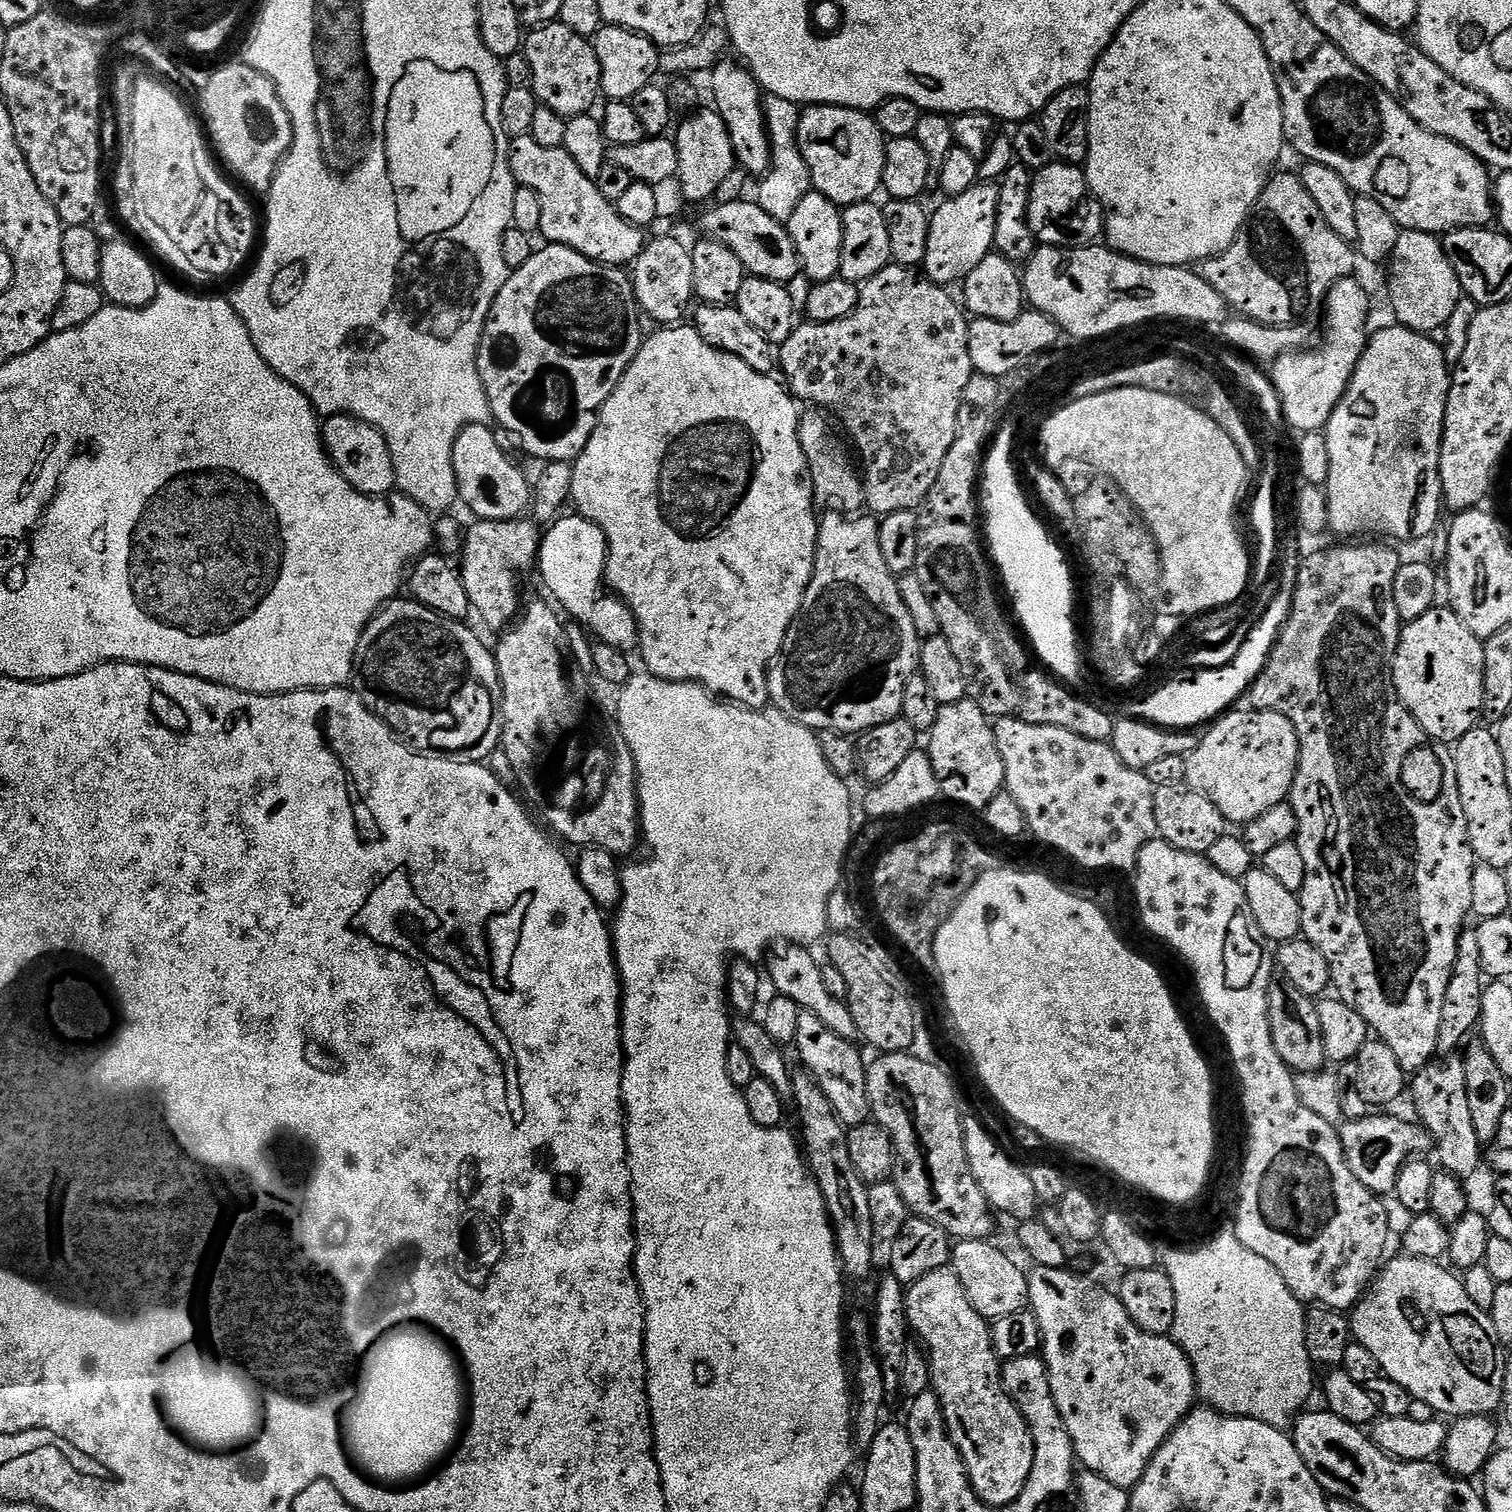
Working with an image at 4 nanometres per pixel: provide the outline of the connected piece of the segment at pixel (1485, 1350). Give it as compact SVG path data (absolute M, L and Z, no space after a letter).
M1407 1254L1390 1260L1381 1267L1374 1283L1351 1309L1352 1340L1376 1359L1377 1366L1398 1387L1405 1388L1414 1399L1429 1404L1436 1411L1433 1413L1444 1418L1495 1413L1495 1408L1497 1411L1504 1399L1504 1373L1502 1345L1491 1315L1470 1302L1463 1279L1455 1271L1444 1269L1443 1263Z

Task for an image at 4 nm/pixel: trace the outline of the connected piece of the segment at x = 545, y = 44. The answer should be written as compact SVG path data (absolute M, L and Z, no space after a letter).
M553 22L533 27L523 37L522 53L529 66L530 87L537 101L565 118L591 113L600 91L600 67L589 37L574 34L566 25Z

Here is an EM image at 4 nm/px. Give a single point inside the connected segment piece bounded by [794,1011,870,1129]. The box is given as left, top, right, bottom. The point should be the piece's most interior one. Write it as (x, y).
(835, 1064)

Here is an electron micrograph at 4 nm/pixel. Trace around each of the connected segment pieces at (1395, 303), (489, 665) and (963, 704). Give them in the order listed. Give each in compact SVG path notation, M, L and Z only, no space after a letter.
M1401 231L1398 246L1394 246L1387 268L1388 296L1397 318L1395 321L1401 327L1425 334L1432 334L1436 329L1437 331L1443 329L1453 314L1455 306L1464 295L1461 283L1458 282L1458 274L1454 274L1454 266L1450 266L1450 258L1446 258L1446 250L1441 237L1430 232Z
M396 598L391 602L385 603L380 611L373 616L372 621L364 627L364 633L358 642L356 663L352 665L351 691L355 692L356 697L375 716L379 716L407 747L421 754L451 754L453 757L463 760L465 764L478 764L487 761L492 753L497 751L504 734L504 695L500 693L500 671L496 668L496 658L493 649L491 647L487 648L467 628L467 623L458 620L447 620L446 617L439 616L434 610L417 604L411 598L400 599Z
M965 698L943 705L926 740L928 758L943 799L983 810L1004 788L1004 767L1002 756L998 754L993 725L990 717L973 700Z

